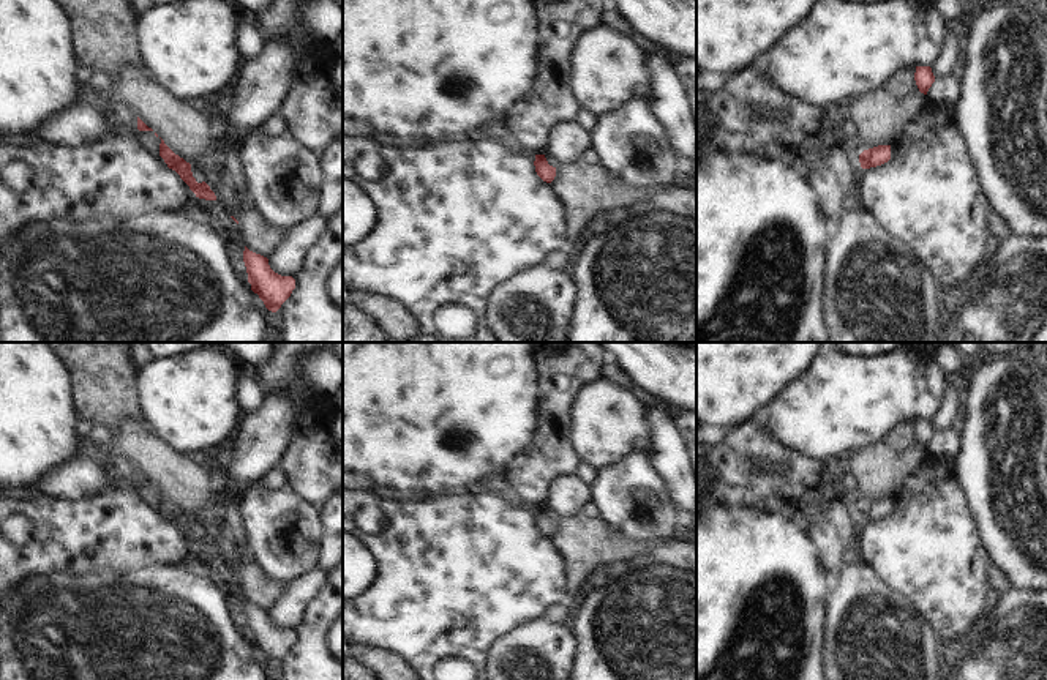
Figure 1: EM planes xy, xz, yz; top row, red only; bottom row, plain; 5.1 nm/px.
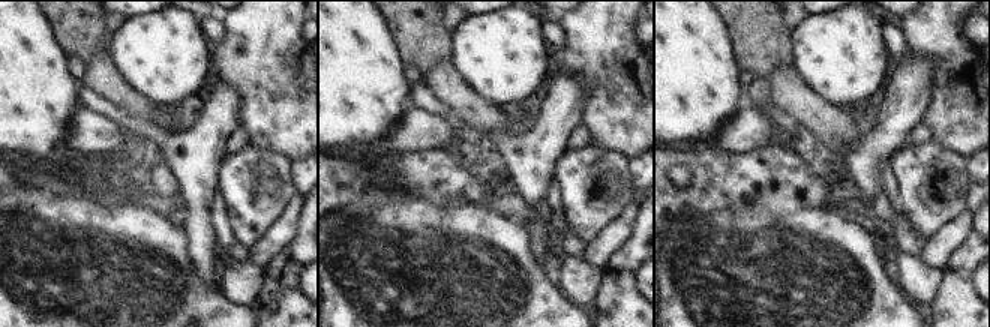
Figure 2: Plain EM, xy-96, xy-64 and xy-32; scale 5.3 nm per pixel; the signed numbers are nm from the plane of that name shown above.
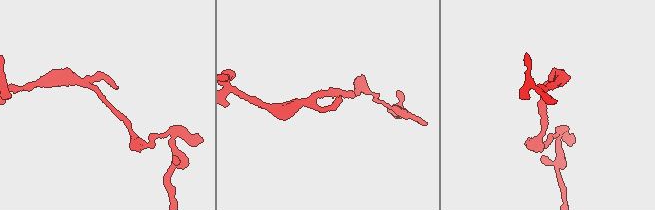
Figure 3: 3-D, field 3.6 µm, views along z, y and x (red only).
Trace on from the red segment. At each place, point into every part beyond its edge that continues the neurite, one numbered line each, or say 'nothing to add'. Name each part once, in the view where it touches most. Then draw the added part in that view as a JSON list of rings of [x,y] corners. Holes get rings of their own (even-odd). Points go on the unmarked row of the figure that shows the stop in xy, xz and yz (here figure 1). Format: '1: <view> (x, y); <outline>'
nothing to add

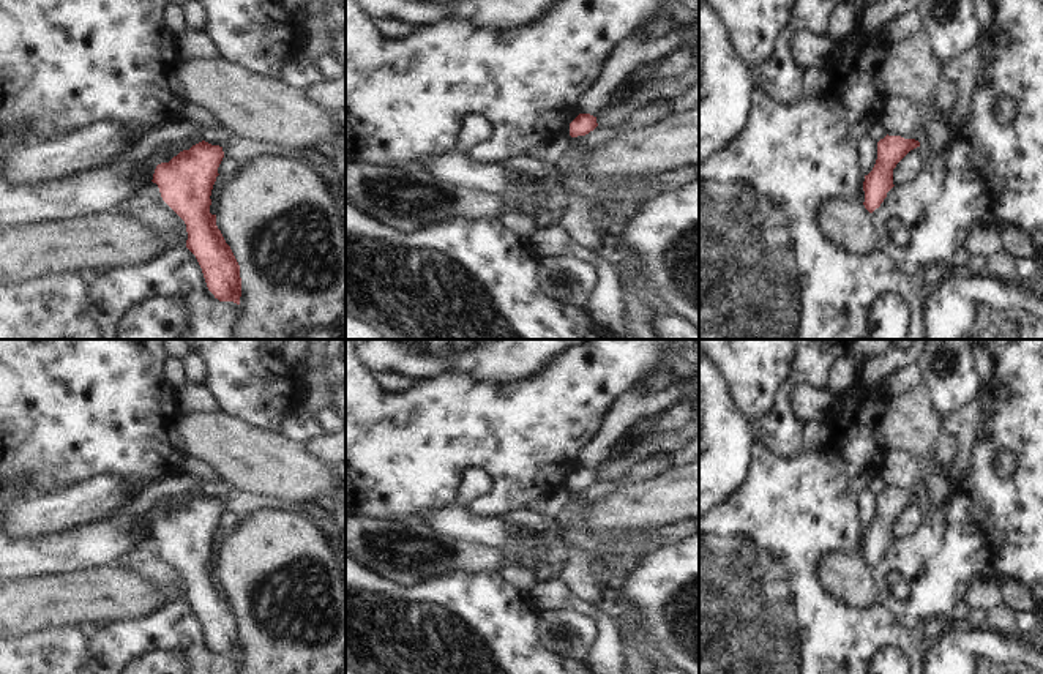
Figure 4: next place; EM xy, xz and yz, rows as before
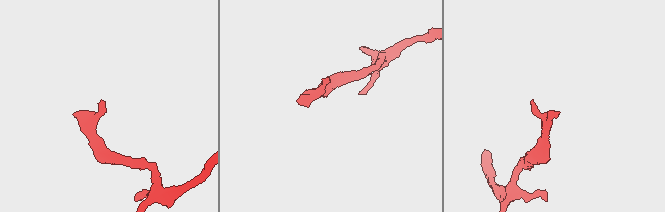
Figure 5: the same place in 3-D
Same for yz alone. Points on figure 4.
nothing to add

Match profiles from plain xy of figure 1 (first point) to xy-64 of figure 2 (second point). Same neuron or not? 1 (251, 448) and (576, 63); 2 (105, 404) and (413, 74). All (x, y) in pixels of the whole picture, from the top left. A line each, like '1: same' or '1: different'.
1: different
2: different

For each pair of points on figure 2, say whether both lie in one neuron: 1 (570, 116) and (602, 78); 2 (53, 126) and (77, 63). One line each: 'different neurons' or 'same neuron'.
1: different neurons
2: different neurons

